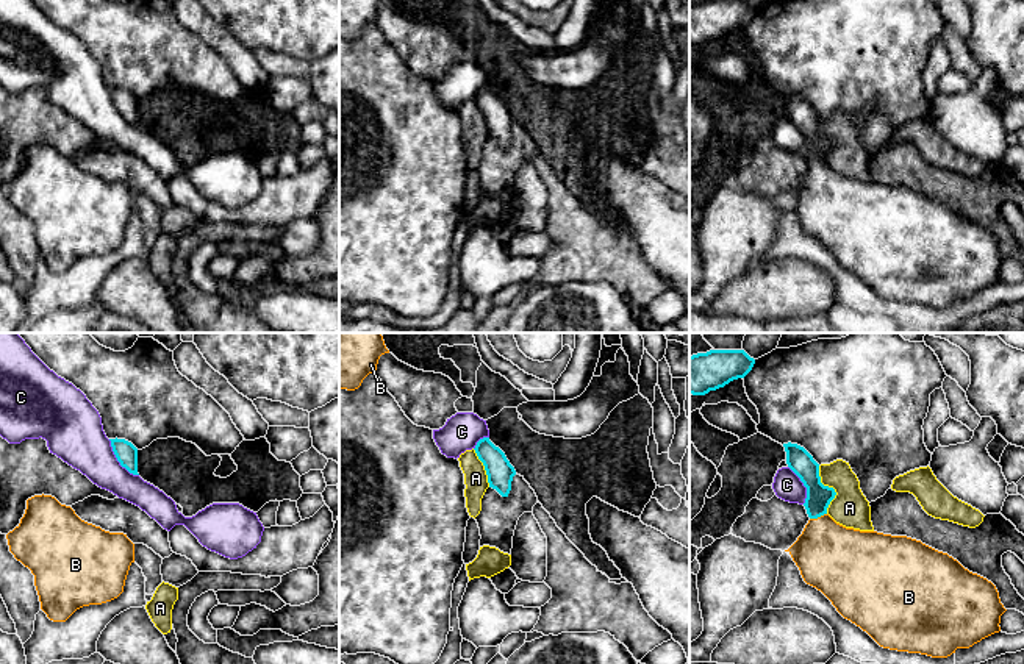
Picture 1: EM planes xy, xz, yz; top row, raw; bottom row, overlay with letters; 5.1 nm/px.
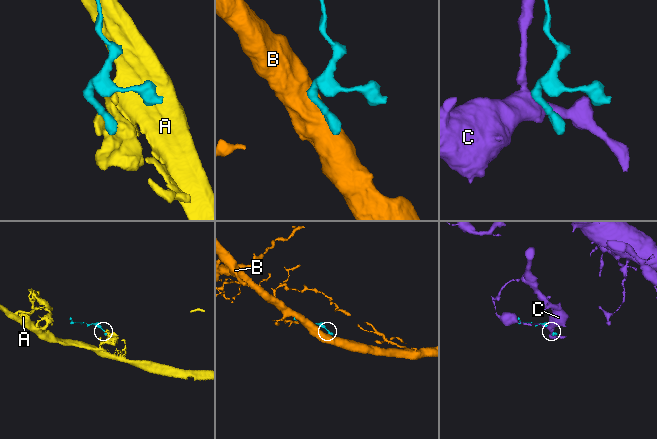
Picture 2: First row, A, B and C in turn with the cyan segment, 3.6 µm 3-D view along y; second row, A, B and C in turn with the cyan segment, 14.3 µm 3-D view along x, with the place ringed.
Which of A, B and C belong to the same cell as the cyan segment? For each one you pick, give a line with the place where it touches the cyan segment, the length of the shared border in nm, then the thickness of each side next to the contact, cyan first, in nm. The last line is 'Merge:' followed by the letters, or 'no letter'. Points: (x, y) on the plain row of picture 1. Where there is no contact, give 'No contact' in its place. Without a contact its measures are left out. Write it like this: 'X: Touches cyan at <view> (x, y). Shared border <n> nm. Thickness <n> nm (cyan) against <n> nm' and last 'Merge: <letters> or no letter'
B: Touches cyan at yz (818, 166). Shared border 90 nm. Thickness 130 nm (cyan) against 360 nm
Merge: B

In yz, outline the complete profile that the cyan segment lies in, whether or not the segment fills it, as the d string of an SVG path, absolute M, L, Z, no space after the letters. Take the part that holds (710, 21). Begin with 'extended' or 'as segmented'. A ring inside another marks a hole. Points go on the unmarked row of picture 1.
as segmented; M710 0L689 6L689 44L705 45L744 28L755 9L744 0Z

